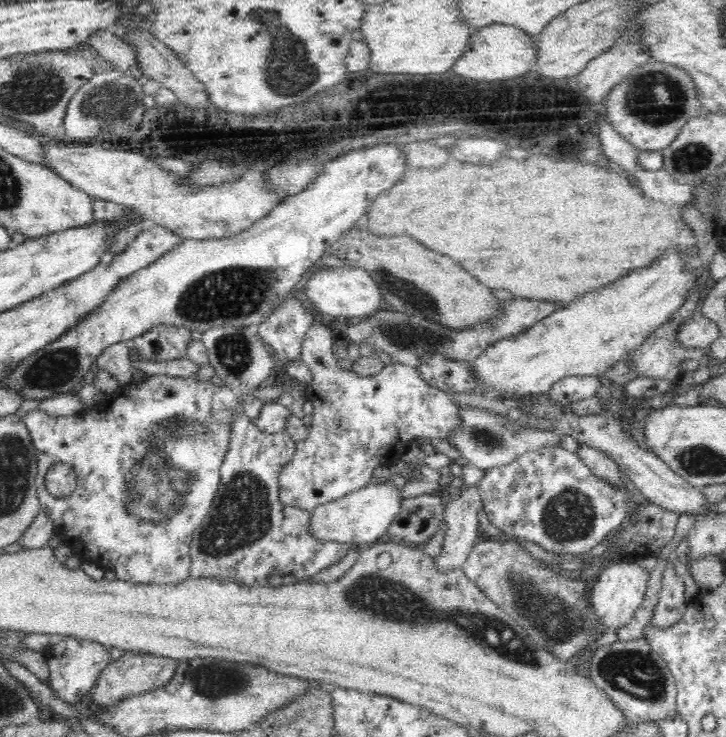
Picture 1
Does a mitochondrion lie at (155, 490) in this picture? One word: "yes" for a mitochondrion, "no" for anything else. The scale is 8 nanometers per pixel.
yes

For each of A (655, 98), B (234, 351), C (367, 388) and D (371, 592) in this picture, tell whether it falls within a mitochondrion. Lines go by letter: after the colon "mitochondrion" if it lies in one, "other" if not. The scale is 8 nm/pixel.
A: mitochondrion
B: mitochondrion
C: other
D: mitochondrion

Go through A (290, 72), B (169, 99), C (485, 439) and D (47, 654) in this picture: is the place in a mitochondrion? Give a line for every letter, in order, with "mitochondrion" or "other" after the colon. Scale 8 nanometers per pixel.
A: mitochondrion
B: other
C: mitochondrion
D: other

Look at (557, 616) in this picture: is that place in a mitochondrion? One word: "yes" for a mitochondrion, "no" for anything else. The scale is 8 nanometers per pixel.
yes

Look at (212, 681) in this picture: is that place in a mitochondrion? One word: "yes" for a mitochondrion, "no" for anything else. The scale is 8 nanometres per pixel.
yes

